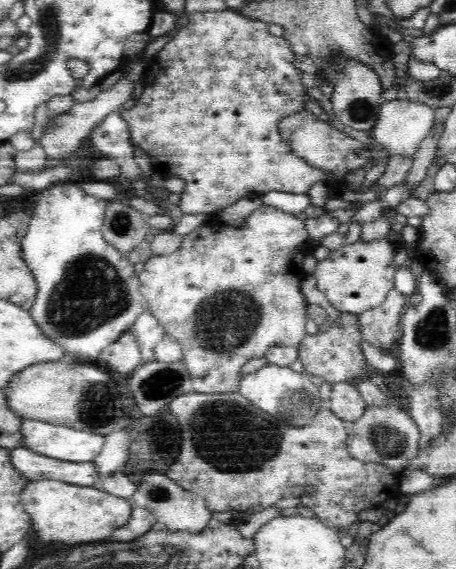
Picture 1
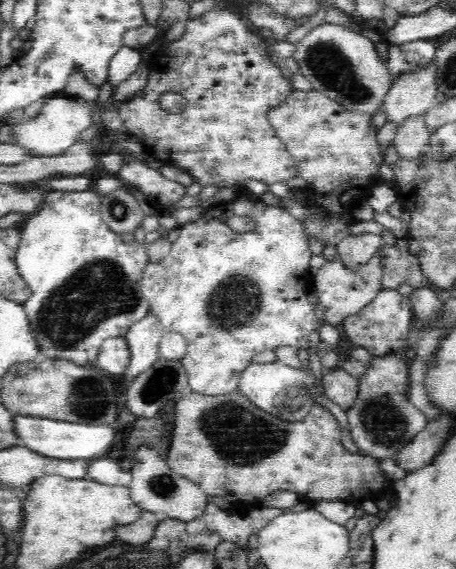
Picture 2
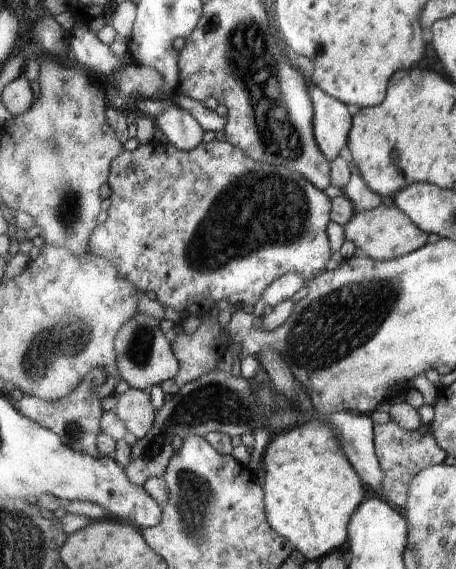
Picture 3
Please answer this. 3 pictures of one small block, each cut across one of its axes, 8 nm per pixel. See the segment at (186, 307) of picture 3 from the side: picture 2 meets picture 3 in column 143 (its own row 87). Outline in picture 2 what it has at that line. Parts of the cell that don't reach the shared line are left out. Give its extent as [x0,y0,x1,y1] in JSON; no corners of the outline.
[118,10,295,190]

